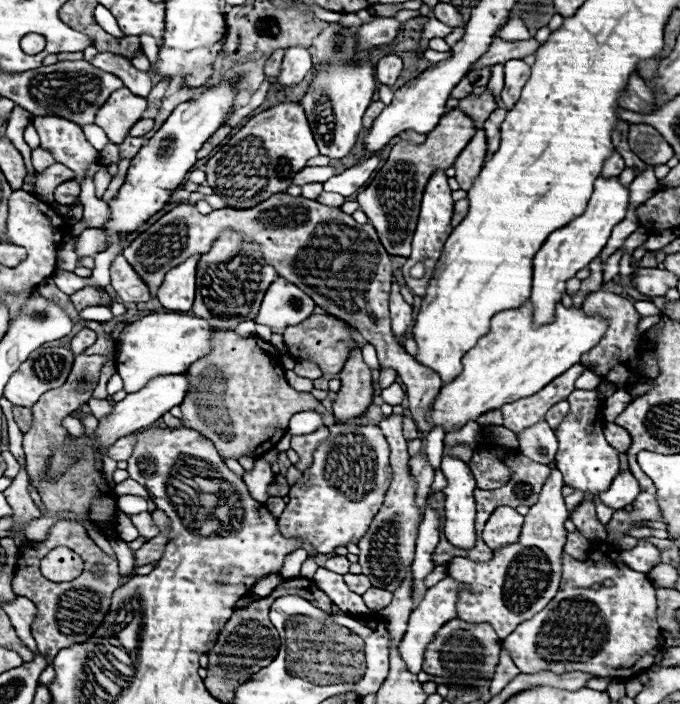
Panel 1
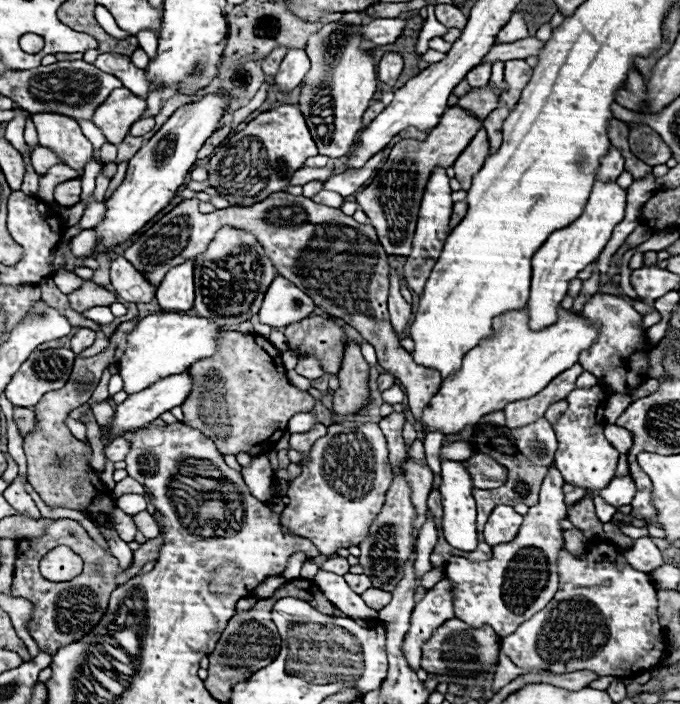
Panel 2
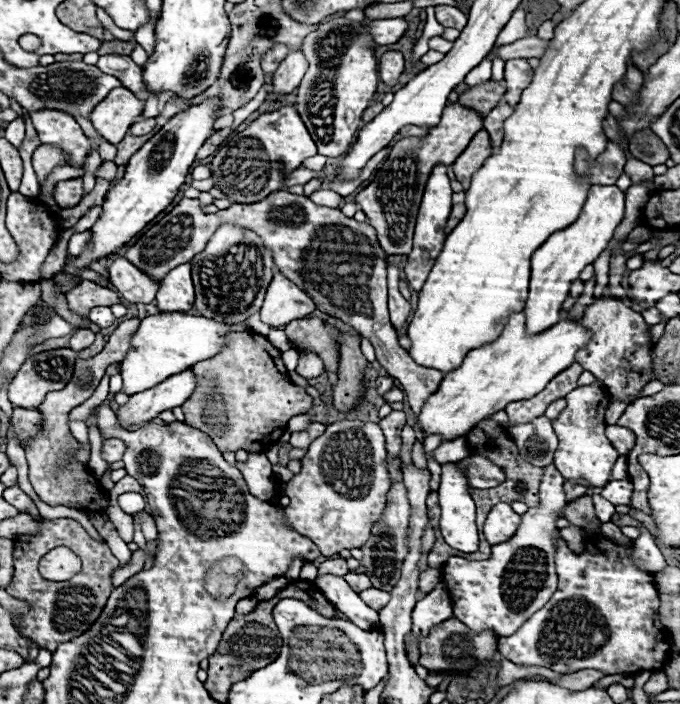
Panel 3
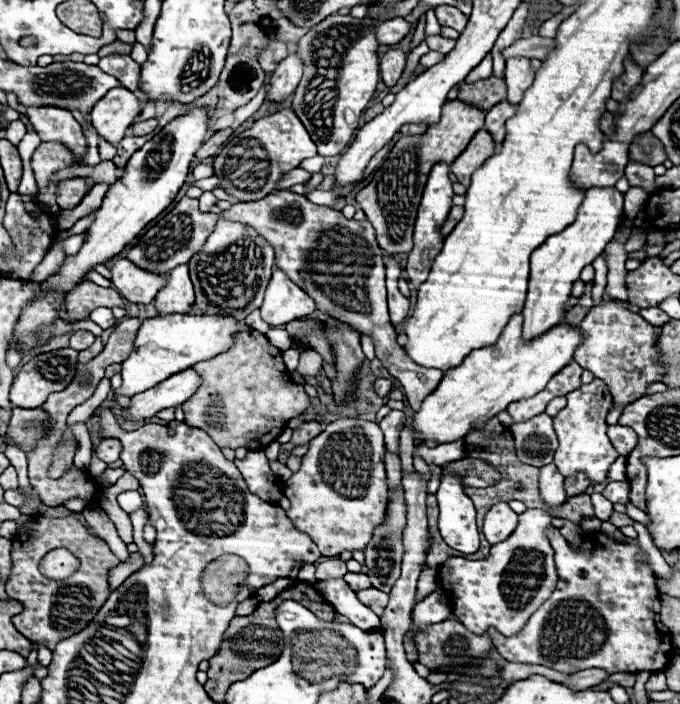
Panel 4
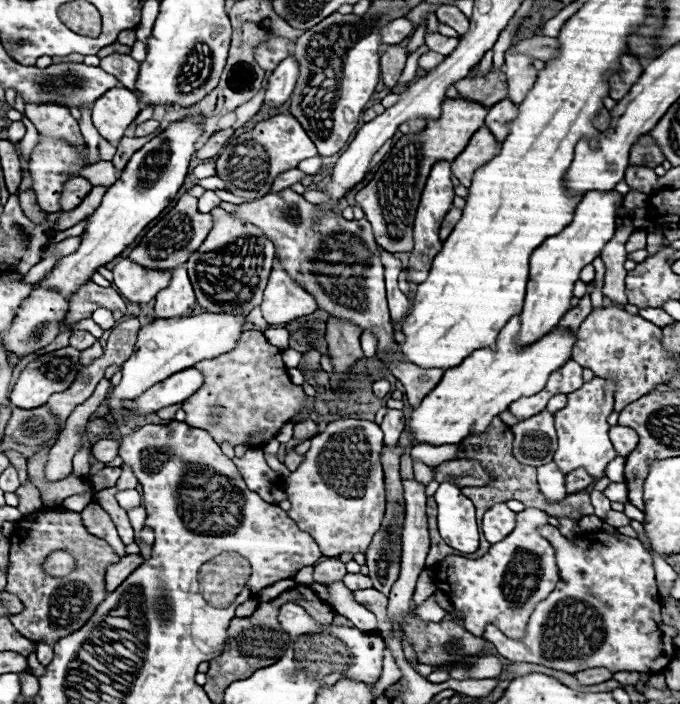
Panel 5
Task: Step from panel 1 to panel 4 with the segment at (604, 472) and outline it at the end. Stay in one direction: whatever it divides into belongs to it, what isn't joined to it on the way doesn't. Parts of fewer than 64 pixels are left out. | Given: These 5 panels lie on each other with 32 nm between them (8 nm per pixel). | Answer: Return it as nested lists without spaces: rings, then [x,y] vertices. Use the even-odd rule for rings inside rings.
[[[594,380],[580,386],[576,392],[570,392],[566,398],[568,406],[554,418],[554,430],[560,440],[560,446],[554,454],[554,464],[566,478],[582,472],[586,474],[586,478],[590,478],[592,484],[602,484],[608,478],[612,462],[620,456],[606,436],[606,414],[612,408],[612,394],[602,380]]]

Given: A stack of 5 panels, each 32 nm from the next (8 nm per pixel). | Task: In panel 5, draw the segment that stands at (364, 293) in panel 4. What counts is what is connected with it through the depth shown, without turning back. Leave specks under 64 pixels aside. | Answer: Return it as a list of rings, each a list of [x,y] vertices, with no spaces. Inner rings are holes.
[[[290,188],[254,202],[238,204],[230,216],[250,222],[264,232],[264,236],[274,244],[276,258],[282,268],[294,282],[316,298],[320,310],[326,310],[330,316],[342,320],[352,320],[352,324],[362,330],[372,330],[378,338],[376,356],[384,360],[390,374],[402,382],[410,406],[418,408],[422,398],[436,388],[444,372],[438,368],[426,370],[406,362],[400,356],[402,352],[396,350],[398,344],[394,342],[394,328],[386,304],[384,266],[380,262],[380,250],[368,220],[346,220],[336,212],[320,212],[318,206],[306,202]],[[386,356],[390,358],[386,360]]]

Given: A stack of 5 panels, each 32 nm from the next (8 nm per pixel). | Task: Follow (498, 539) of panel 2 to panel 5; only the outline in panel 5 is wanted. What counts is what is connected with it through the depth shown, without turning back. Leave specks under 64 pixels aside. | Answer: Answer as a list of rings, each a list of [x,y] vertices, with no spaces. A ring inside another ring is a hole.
[[[498,503],[492,506],[484,514],[484,536],[490,544],[496,544],[504,540],[516,526],[516,512],[511,511],[505,503]]]

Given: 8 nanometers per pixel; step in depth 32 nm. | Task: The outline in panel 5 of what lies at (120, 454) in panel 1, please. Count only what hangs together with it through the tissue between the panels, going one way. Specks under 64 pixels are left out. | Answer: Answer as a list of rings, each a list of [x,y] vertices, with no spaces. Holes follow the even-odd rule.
[[[104,438],[92,446],[92,456],[100,462],[112,462],[118,456],[118,448],[120,448],[120,444],[116,440]]]

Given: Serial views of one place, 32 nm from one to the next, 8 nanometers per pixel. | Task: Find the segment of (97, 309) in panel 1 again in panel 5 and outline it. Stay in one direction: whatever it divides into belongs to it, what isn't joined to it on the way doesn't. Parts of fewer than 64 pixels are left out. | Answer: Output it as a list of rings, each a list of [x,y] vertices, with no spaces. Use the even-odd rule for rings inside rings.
[[[98,308],[98,310],[94,310],[94,312],[92,312],[92,320],[94,320],[100,328],[104,328],[104,330],[114,328],[114,324],[116,324],[116,320],[114,320],[114,316],[112,316],[112,312],[110,312],[108,308]]]

